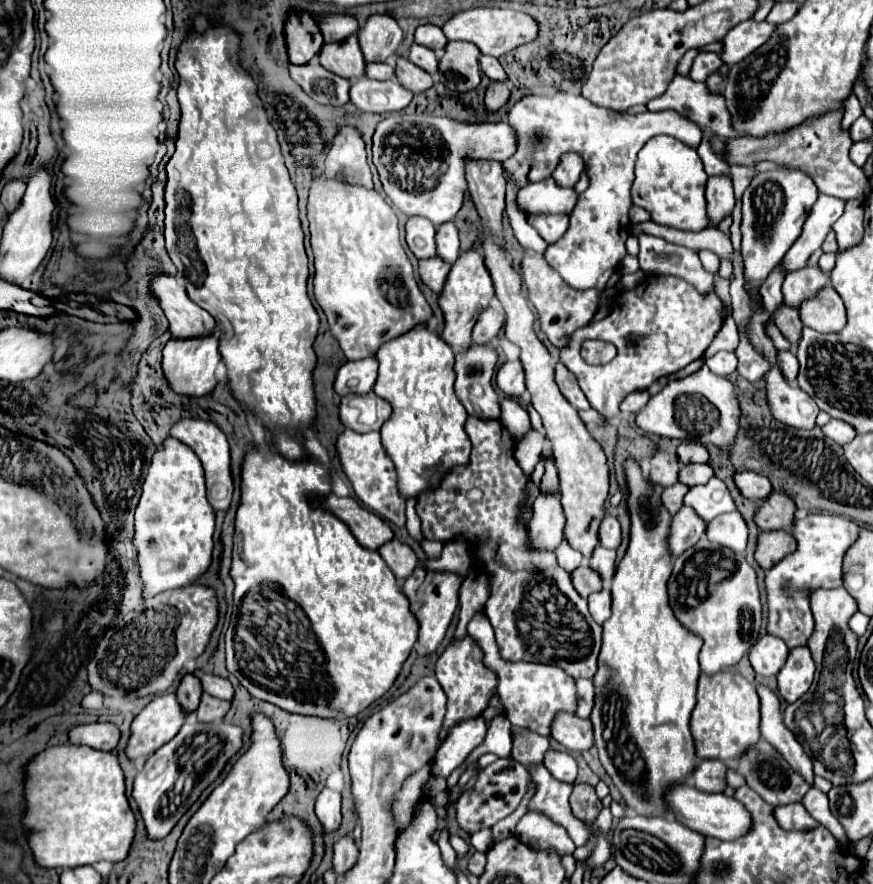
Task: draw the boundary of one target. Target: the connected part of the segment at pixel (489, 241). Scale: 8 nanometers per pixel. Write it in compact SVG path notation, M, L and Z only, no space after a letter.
M483 229L479 233L481 247L483 247L483 257L485 257L485 267L489 269L489 275L493 279L495 287L495 297L505 309L505 335L511 343L519 345L521 349L521 363L525 369L527 377L527 391L531 393L531 405L543 419L545 427L545 437L553 445L553 457L555 465L559 471L559 489L561 489L561 503L565 509L565 539L567 543L581 551L585 559L591 557L595 545L599 543L597 529L603 519L603 503L609 495L609 465L607 457L601 449L601 445L589 435L585 429L583 421L577 415L577 409L569 405L567 399L563 399L557 383L555 383L555 371L551 365L551 355L547 347L537 339L533 323L535 323L535 313L529 305L529 301L521 295L523 281L521 273L513 269L513 263L507 255L507 251L489 235L489 231Z

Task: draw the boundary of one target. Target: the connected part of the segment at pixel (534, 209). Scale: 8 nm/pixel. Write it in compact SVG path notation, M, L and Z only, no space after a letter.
M549 177L523 187L515 201L523 215L571 213L577 203L577 193L573 189L561 189L555 179Z

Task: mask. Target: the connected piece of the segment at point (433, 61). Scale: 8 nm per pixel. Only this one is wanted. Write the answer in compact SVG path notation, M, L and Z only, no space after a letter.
M413 43L407 59L409 59L411 63L415 63L417 67L425 69L429 75L435 75L435 73L437 73L439 59L437 59L437 55L435 55L435 51L433 51L433 49L427 49L427 47L421 47L421 45Z

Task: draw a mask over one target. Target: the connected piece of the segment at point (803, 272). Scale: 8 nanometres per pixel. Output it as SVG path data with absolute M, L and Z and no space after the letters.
M803 267L793 271L783 281L783 303L799 309L803 301L813 299L825 285L829 285L829 275L819 267Z

